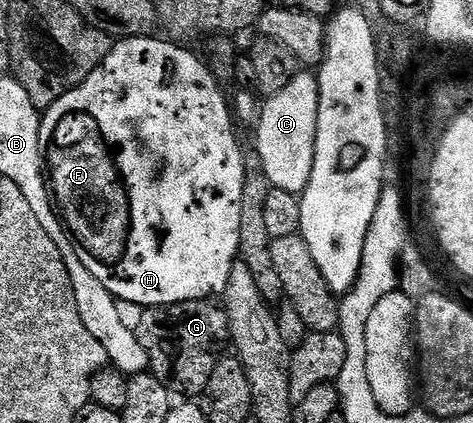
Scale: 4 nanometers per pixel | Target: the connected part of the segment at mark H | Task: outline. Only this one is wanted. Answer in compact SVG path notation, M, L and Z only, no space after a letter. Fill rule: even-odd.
M157 37L122 38L114 41L113 50L101 61L99 68L95 68L95 72L91 72L91 76L87 76L87 80L83 80L83 84L79 84L71 92L67 92L62 98L55 100L55 104L51 104L48 110L41 114L41 138L44 142L49 142L49 133L53 130L53 126L57 126L57 118L61 118L61 114L65 114L69 110L93 110L93 114L97 114L97 122L101 122L101 130L105 130L109 142L113 142L113 146L117 146L117 158L124 171L124 179L127 180L131 240L125 262L117 269L116 276L111 280L111 289L115 298L127 300L131 304L139 304L142 308L174 306L180 302L194 302L197 298L209 300L214 296L224 295L233 263L239 258L240 204L243 199L244 182L243 146L237 143L237 134L233 131L235 118L231 113L227 94L225 98L224 92L221 91L224 89L213 77L208 65L189 51L192 49L172 40L166 40L164 37L161 37L162 39Z

